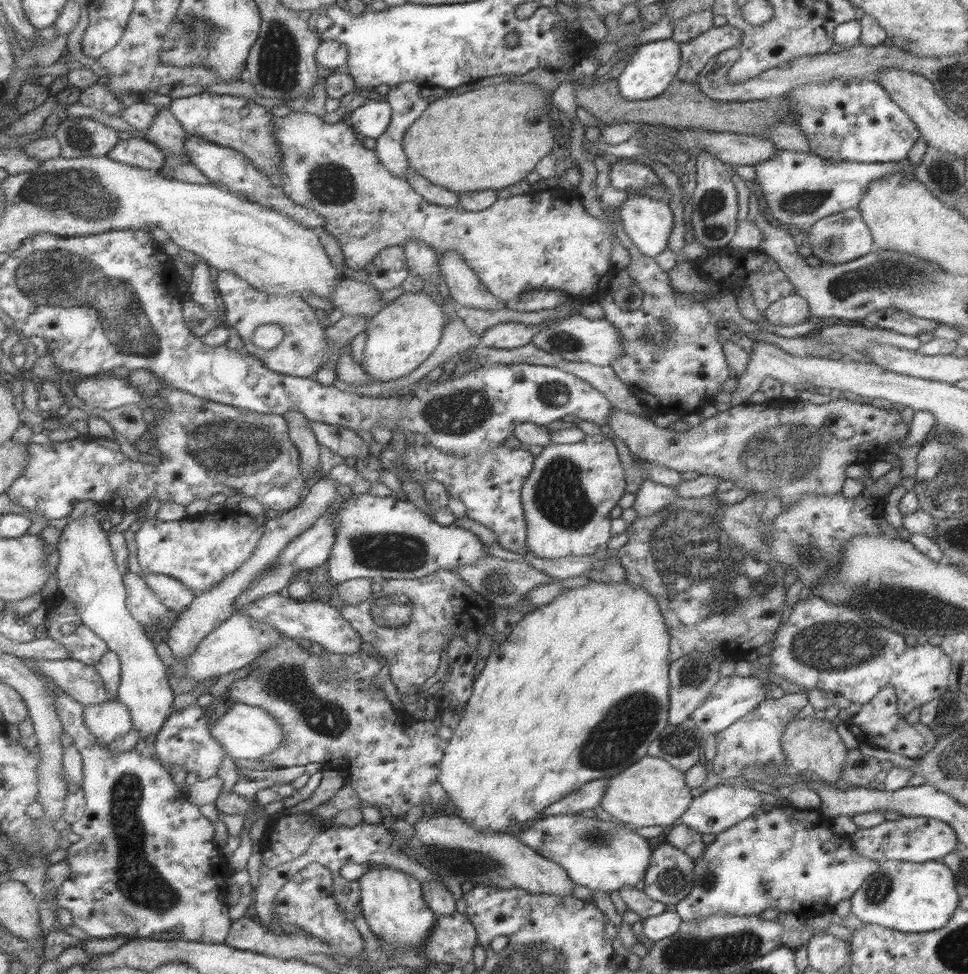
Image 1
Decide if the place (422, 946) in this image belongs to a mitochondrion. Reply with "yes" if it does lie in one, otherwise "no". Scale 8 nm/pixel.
no

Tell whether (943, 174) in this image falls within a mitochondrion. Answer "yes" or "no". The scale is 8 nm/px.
yes

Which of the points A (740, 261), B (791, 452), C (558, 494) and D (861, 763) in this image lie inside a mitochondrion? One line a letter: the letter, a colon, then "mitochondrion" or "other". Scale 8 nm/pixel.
A: other
B: mitochondrion
C: mitochondrion
D: other

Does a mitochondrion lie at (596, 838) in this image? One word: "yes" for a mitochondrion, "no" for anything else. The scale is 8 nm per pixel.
yes

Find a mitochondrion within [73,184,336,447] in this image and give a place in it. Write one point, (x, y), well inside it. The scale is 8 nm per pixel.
(246, 249)

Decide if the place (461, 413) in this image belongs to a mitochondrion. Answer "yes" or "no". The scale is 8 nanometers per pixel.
yes

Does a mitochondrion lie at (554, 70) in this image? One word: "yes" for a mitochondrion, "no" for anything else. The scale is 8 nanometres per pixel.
no

